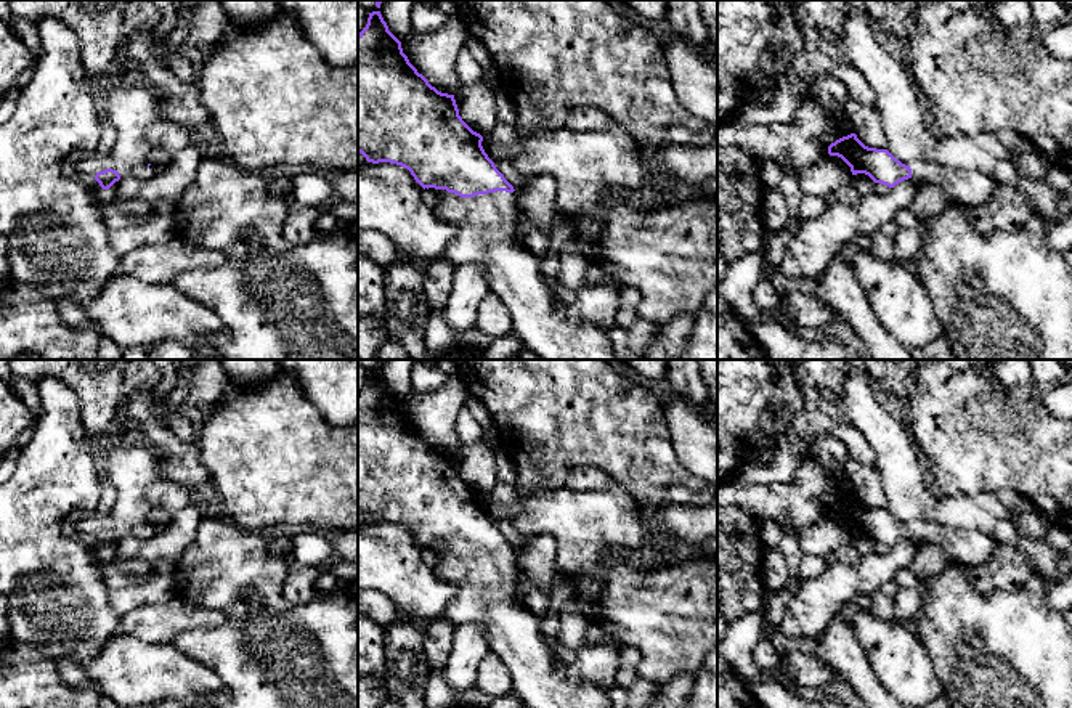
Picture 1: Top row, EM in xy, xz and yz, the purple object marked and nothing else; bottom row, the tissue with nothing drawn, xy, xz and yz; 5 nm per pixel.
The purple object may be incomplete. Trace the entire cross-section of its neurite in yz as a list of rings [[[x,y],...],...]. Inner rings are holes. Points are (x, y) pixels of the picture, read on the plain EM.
[[[855,493],[843,496],[828,506],[830,515],[841,517],[852,535],[865,533],[875,543],[894,547],[913,538],[920,544],[934,544],[947,559],[963,567],[985,565],[998,541],[973,528],[955,528],[931,520],[916,520],[912,527],[902,523],[887,509],[865,506]]]

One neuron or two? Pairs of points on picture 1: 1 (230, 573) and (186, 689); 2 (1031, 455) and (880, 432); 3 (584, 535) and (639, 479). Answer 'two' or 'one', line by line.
1: two
2: two
3: two

